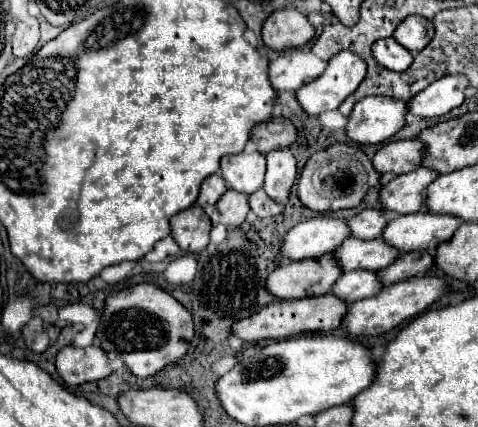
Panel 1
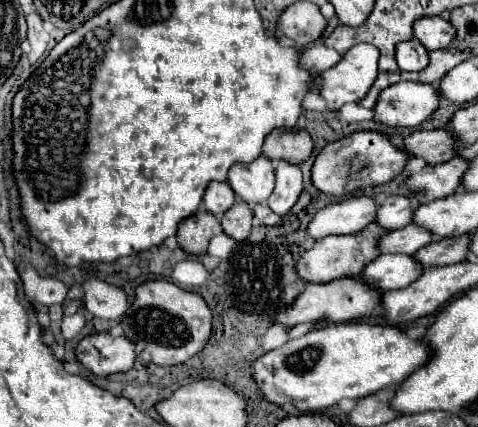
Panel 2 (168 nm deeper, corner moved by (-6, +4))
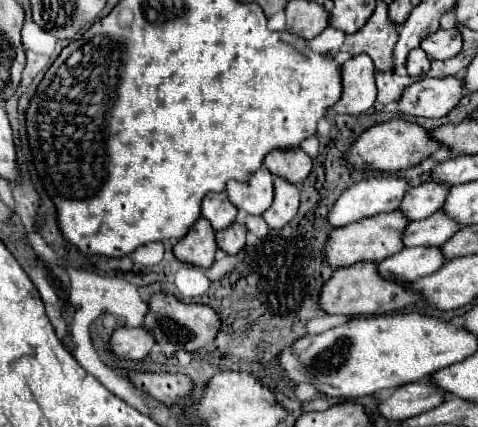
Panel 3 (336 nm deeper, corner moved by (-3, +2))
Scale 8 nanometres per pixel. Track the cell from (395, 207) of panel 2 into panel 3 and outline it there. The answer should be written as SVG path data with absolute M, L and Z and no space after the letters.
M427 180L427 182L421 182L419 186L409 188L399 210L409 220L423 220L443 208L447 194L449 194L449 188L445 182Z

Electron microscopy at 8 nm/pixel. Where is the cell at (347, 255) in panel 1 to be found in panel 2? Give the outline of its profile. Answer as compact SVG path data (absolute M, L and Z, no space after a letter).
M410 224L402 230L384 234L378 240L378 250L380 254L408 254L410 256L430 242L432 242L432 234L428 230Z

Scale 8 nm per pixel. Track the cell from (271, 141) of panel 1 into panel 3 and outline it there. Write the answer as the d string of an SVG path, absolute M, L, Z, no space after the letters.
M301 148L291 150L273 150L265 156L267 170L275 176L285 178L291 184L301 184L311 172L311 158Z

